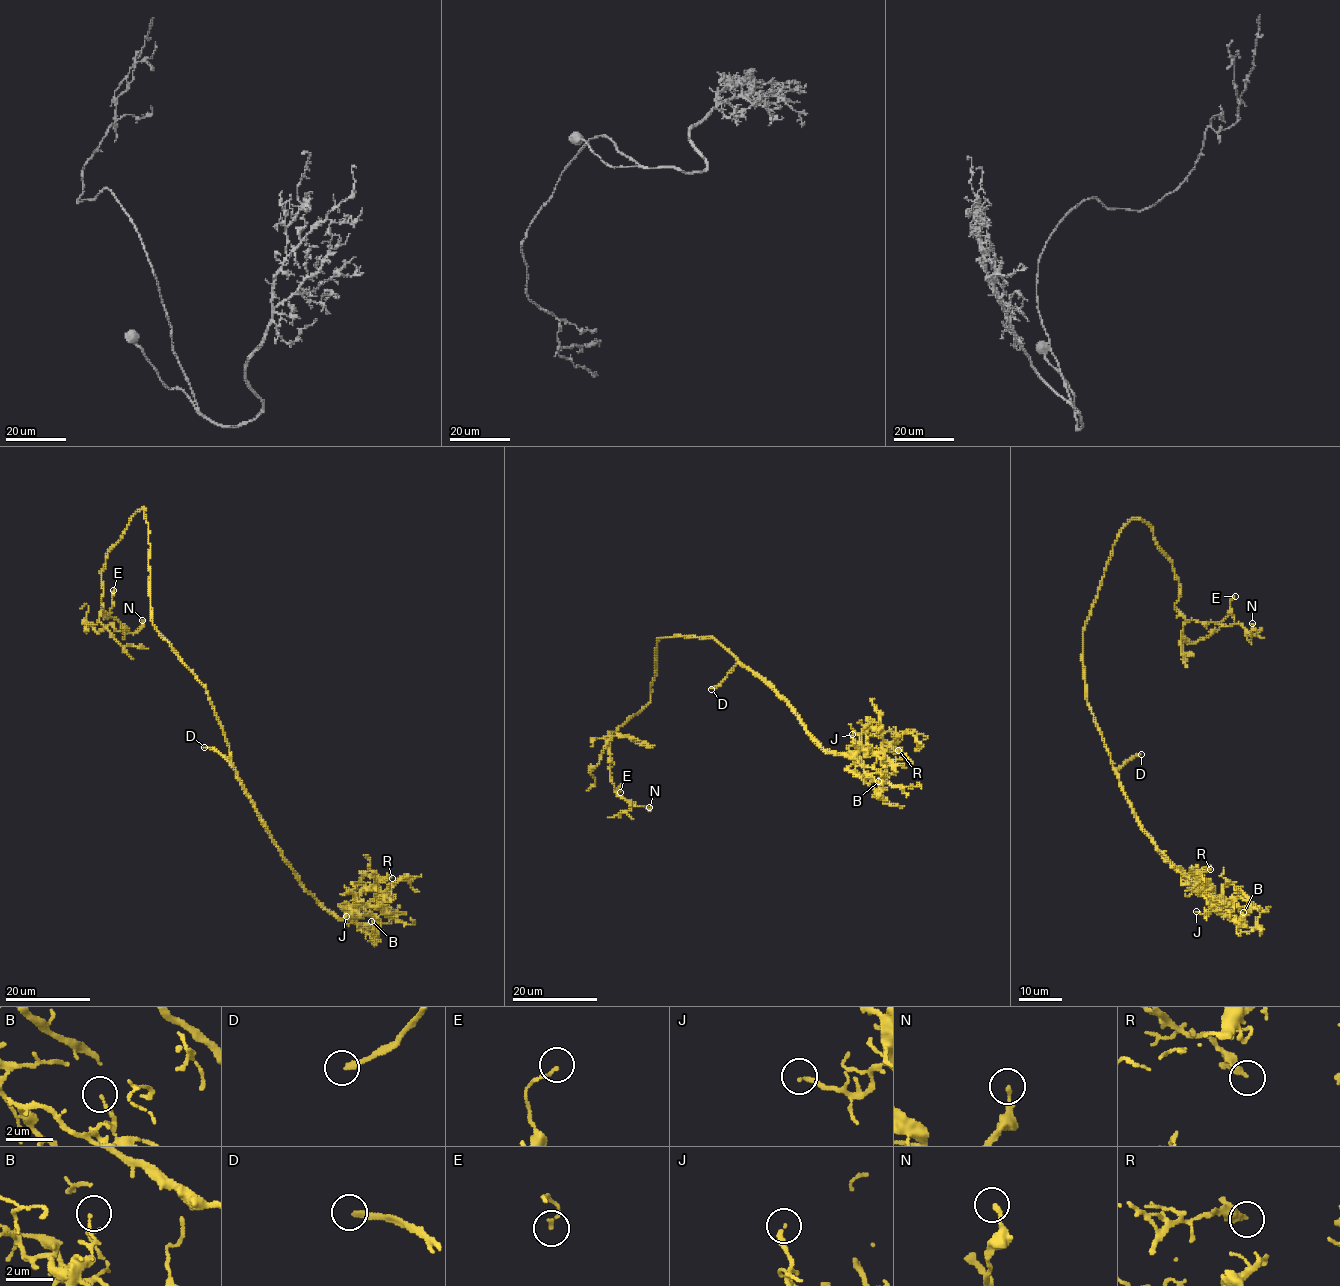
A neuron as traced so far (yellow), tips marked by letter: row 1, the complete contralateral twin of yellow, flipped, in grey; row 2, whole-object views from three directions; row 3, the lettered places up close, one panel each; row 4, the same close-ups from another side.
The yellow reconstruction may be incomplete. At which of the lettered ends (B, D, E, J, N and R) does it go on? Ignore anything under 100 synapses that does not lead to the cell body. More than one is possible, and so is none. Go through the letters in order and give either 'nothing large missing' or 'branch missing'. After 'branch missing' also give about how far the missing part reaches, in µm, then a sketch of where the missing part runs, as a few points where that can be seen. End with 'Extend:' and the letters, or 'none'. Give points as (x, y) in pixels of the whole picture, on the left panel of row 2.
B: nothing large missing
D: branch missing | 10 µm | (204, 747), (176, 742), (171, 745)
E: nothing large missing
J: nothing large missing
N: nothing large missing
R: nothing large missing
Extend: D

